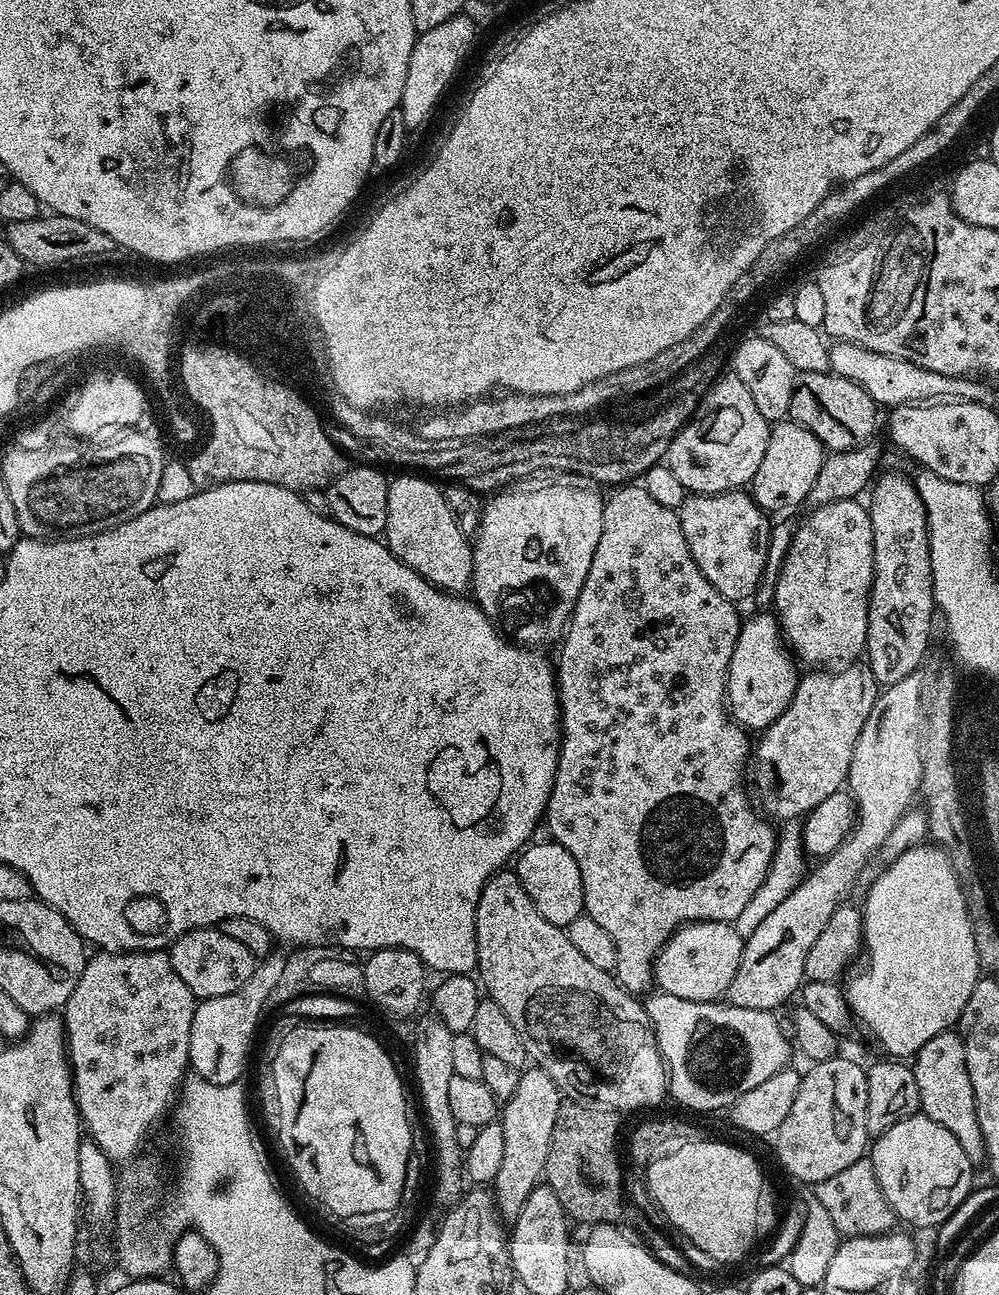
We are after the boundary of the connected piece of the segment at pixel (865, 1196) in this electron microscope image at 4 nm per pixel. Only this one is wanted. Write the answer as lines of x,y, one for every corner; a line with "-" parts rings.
871,1159
853,1162
851,1166
846,1166
846,1170
815,1184
814,1191
818,1202
822,1202
822,1206
829,1212
841,1237
881,1236
883,1232
891,1232
897,1227
896,1211
890,1202
886,1202
882,1186
878,1186

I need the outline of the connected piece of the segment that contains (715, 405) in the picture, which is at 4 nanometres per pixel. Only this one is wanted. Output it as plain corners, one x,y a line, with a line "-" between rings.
734,374
721,375
701,398
691,420
670,442
666,463
685,493
713,496
751,485
766,454
770,422
762,418
750,390

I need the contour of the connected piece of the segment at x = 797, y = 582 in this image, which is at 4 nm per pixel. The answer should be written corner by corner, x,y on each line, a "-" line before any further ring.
859,499
843,500
842,502
830,502
824,506
818,506
811,509
801,524
795,525
796,533
792,539
790,550
784,559
784,565
780,571
780,577
776,583
776,599
774,601
774,615
780,622
781,633
795,659
801,665
812,664
808,666
836,666
841,662
852,662
857,659
856,656
865,651
868,642
868,599
872,589
872,579
874,578
874,534
870,530
870,518
868,509

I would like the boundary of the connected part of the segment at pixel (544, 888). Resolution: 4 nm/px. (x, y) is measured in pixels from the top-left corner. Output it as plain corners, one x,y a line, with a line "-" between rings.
529,843
515,857
514,871
526,894
530,894
530,902
538,906
538,914
542,914
546,922
554,922
554,926
567,929
568,924
574,922
574,918
585,915
582,870
578,870
574,854
570,854
570,850
566,850
561,844

